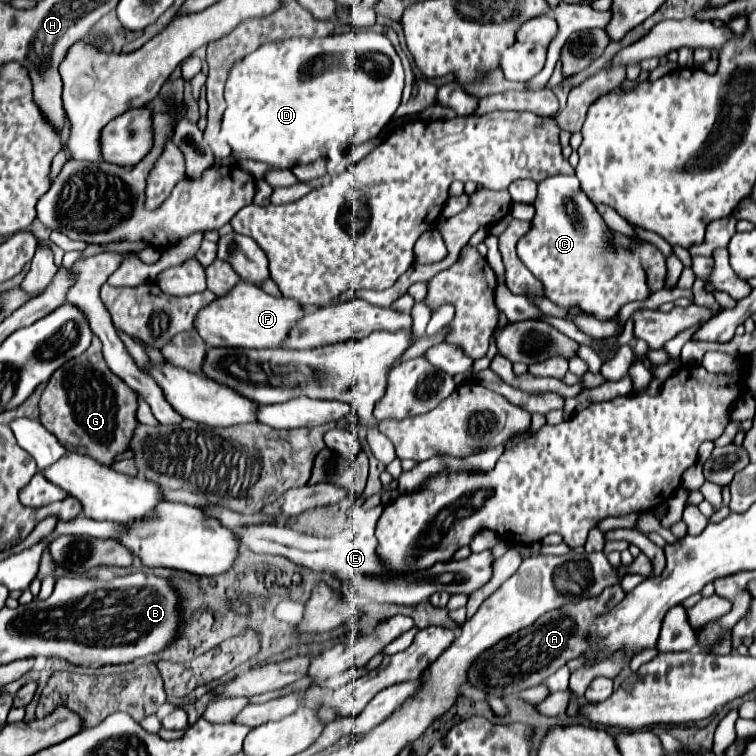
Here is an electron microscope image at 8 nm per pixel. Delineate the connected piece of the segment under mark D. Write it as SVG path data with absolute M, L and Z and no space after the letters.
M349 31L349 33L341 33L341 35L329 35L329 37L321 37L321 39L309 39L309 37L295 37L295 39L287 39L287 41L273 41L273 43L263 43L259 49L255 49L253 53L241 57L239 61L233 63L227 83L225 83L225 113L223 113L223 121L221 121L221 133L223 139L229 143L229 147L233 149L233 159L239 161L261 161L271 165L273 169L293 169L297 165L309 165L315 163L321 157L329 157L335 153L345 153L349 147L357 145L357 143L365 143L373 137L377 137L381 133L381 129L391 121L391 117L395 115L399 103L401 103L401 93L403 93L403 65L399 55L395 53L391 41L375 31Z

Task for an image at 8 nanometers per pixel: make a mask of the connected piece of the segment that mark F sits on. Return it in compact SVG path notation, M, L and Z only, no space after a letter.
M239 283L229 295L217 297L195 319L195 329L211 347L243 347L243 349L275 349L289 337L291 327L305 315L295 299L267 295L259 285Z

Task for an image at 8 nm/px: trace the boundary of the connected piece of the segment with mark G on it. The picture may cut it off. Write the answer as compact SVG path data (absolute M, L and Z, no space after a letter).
M95 337L91 347L59 367L43 395L41 395L41 425L45 425L57 439L73 453L83 453L93 457L103 465L111 465L113 457L123 453L129 445L131 433L137 425L135 421L135 393L125 387L125 383L111 373L101 355L101 341Z

